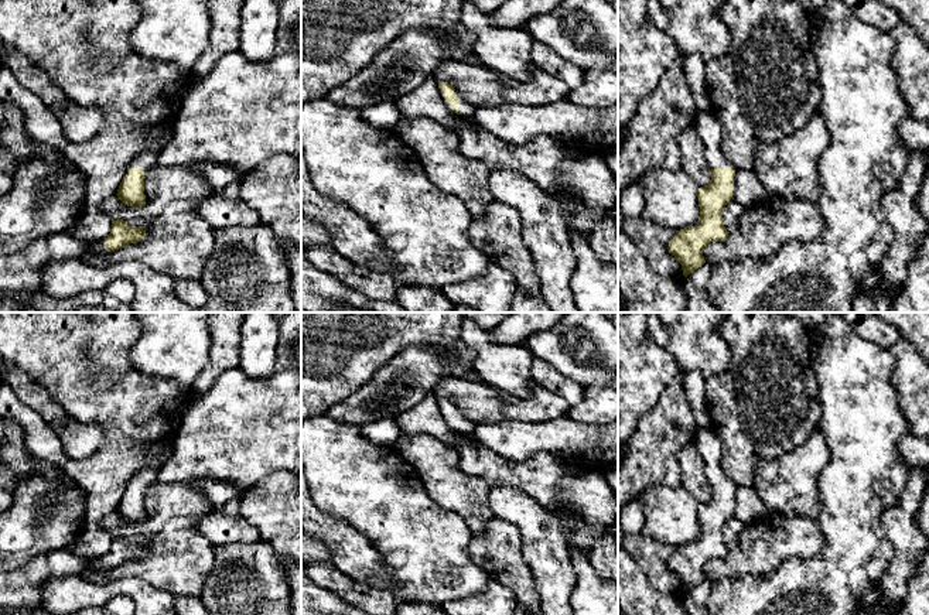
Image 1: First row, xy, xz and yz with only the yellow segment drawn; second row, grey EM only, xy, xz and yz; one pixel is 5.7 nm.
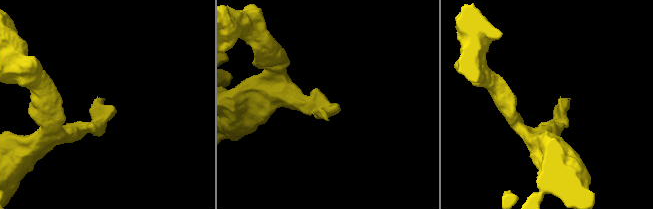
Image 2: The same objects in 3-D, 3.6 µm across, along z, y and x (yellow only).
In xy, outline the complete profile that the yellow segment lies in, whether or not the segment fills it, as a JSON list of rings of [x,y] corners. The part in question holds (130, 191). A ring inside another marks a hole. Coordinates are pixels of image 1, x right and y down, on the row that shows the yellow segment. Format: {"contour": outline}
{"contour": [[[151,126],[144,130],[144,141],[148,147],[129,164],[127,172],[116,194],[124,205],[132,208],[146,205],[144,178],[147,171],[158,164],[157,160],[161,150],[157,146],[165,139],[167,133],[163,126]]]}

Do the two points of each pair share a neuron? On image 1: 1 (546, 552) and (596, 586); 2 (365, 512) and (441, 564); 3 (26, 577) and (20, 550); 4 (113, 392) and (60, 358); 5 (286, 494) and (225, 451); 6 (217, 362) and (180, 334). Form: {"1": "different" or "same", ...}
{"1": "different", "2": "same", "3": "different", "4": "same", "5": "different", "6": "different"}

